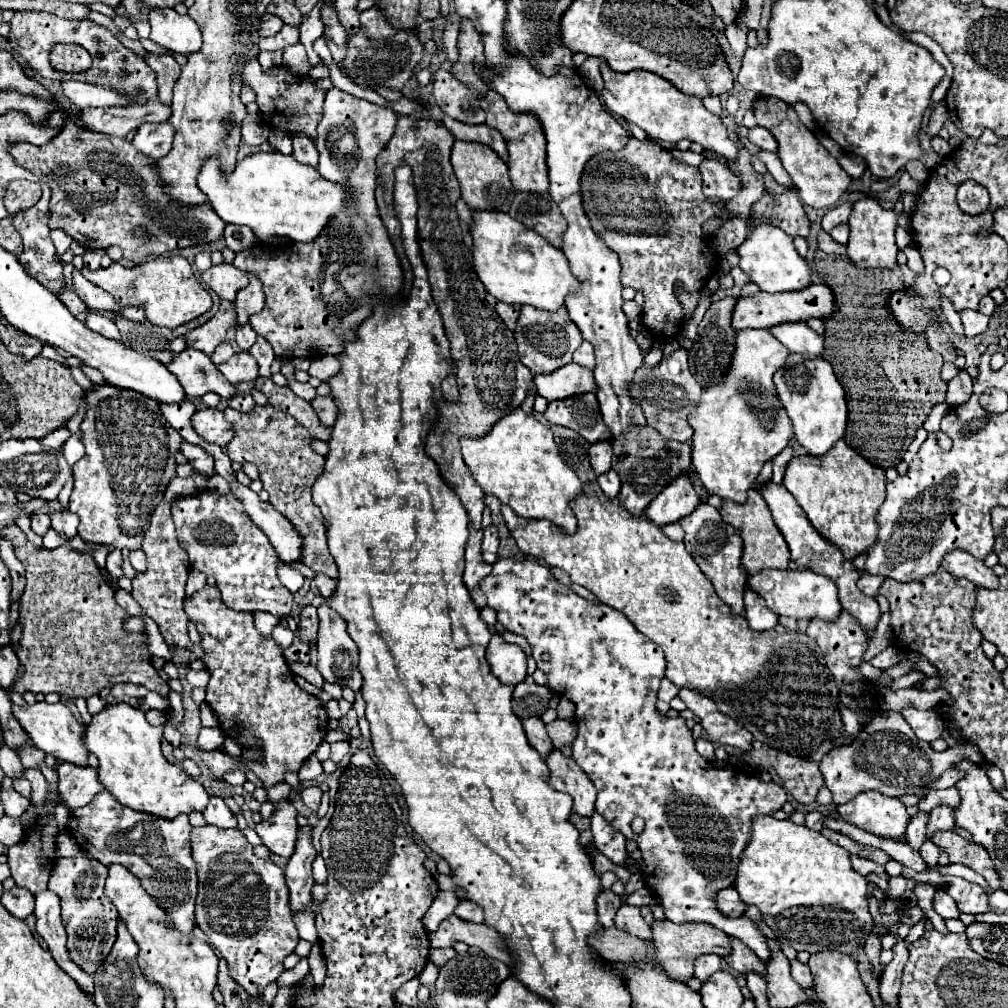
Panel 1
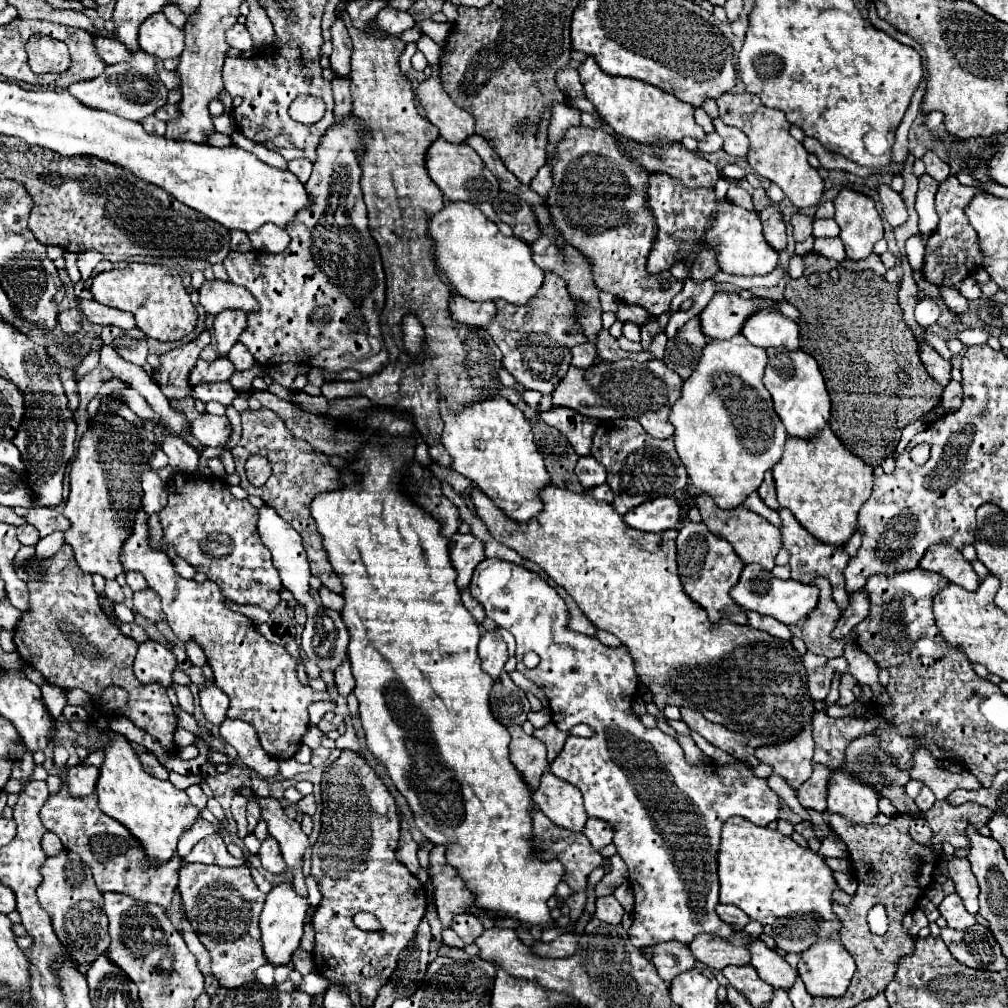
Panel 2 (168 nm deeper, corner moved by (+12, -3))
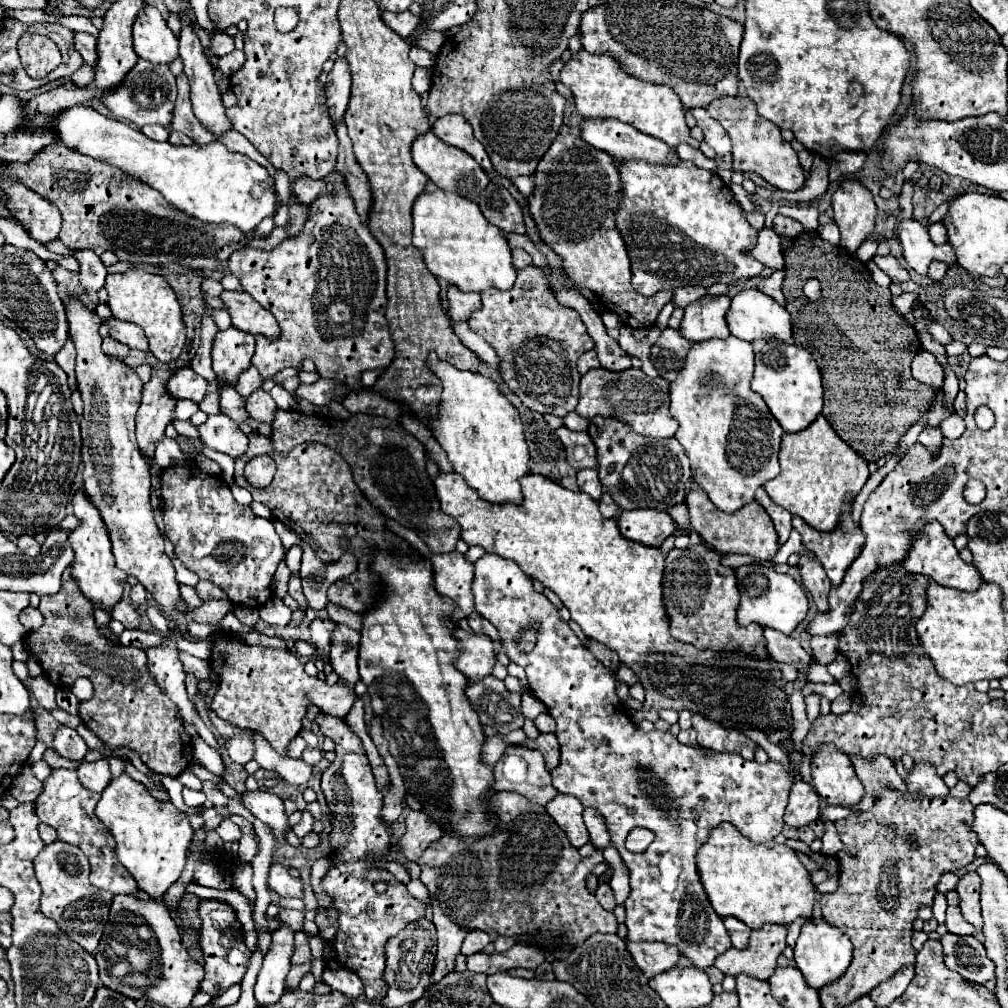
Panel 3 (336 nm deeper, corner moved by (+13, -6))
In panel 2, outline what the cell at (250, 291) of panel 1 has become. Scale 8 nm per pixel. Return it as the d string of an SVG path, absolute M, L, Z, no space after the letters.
M224 311L218 313L214 319L214 339L218 345L220 357L224 357L230 347L238 341L240 333L246 327L246 313L240 311Z

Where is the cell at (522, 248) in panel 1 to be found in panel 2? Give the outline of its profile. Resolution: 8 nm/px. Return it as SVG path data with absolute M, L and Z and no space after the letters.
M450 203L430 217L430 237L436 241L436 265L456 285L458 293L472 301L504 299L526 305L544 283L544 271L532 261L532 249L518 237L506 237L498 225L484 217L472 203Z

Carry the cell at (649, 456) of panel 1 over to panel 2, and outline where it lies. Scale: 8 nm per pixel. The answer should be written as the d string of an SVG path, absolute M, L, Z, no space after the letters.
M608 419L608 421L600 421L598 429L594 433L592 439L592 455L606 467L608 473L608 485L614 491L614 501L612 507L616 509L616 513L624 515L630 509L634 509L636 505L654 499L654 497L672 497L678 489L684 489L688 483L688 475L684 465L678 459L678 453L674 449L674 439L656 439L652 435L648 435L644 431L644 427L634 421L634 419Z

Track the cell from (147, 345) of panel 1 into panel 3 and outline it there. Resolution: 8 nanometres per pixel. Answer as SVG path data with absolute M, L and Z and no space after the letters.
M103 338L103 352L107 354L107 356L111 356L111 358L119 358L119 360L123 360L127 354L129 354L129 348L125 346L125 344L119 344L117 340L113 340L113 338Z

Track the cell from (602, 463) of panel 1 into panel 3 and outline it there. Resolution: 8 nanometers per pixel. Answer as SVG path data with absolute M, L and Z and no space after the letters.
M579 470L577 472L577 486L581 492L589 494L593 500L601 500L601 494L603 494L603 488L601 488L601 482L599 482L599 476L595 470Z

